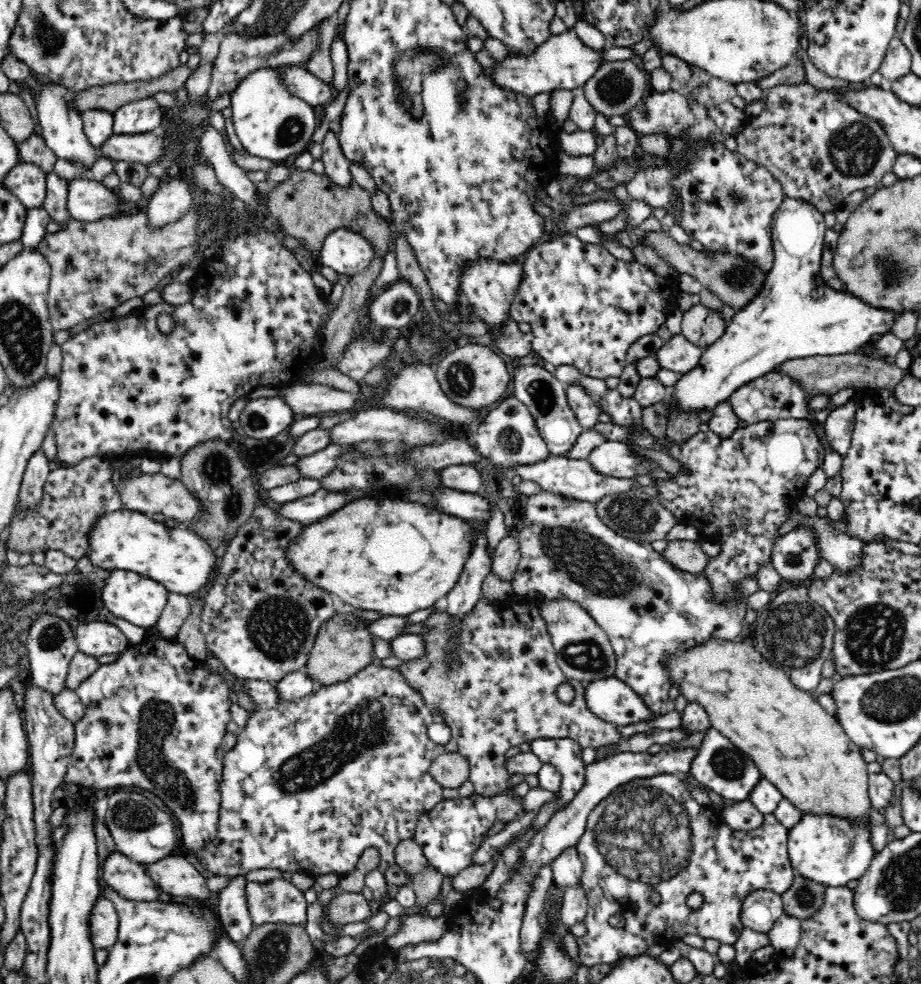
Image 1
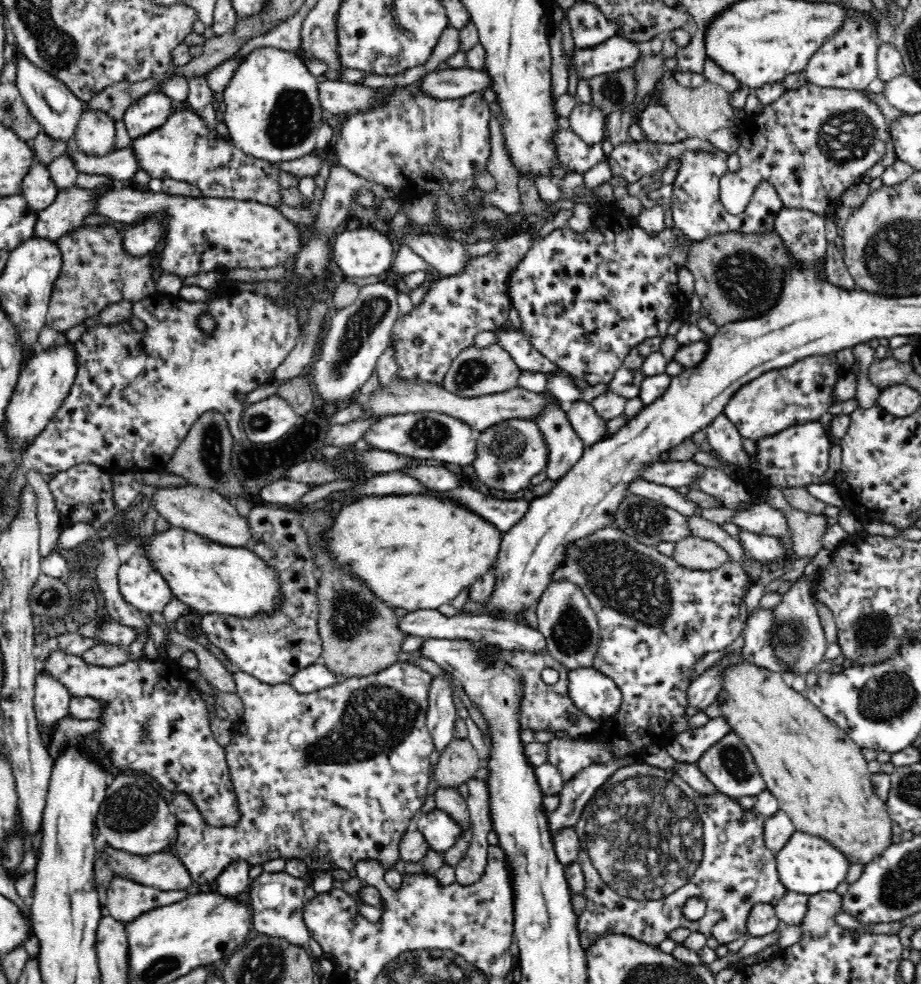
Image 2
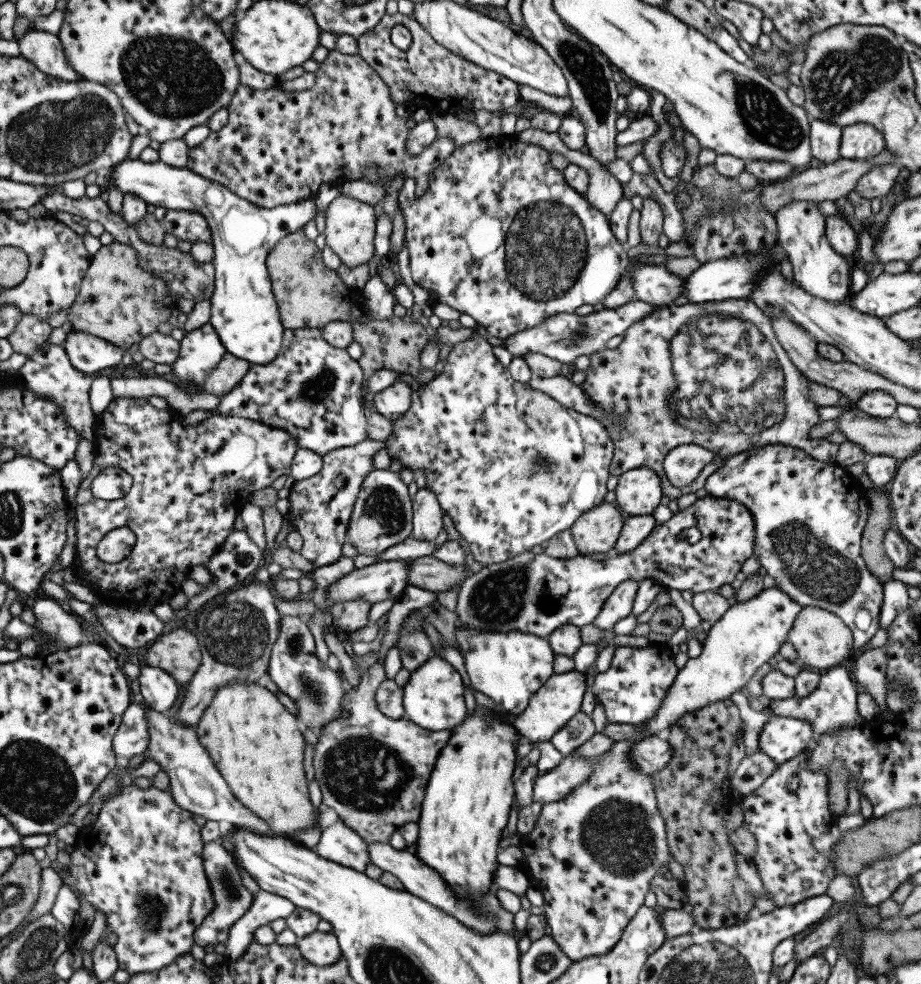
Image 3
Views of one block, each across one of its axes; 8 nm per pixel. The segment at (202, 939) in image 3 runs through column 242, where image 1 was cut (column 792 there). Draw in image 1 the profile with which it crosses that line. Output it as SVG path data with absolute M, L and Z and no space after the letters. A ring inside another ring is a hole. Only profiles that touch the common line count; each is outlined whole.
M794 869L792 886L781 894L786 914L800 919L811 917L824 904L824 893L828 886L808 880Z

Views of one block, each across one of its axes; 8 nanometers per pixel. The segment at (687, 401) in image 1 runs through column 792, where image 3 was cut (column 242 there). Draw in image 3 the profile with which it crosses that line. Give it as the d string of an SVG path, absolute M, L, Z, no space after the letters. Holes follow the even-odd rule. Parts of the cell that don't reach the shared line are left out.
M124 159L118 166L106 175L106 182L102 186L105 195L110 187L116 185L122 192L138 195L147 204L162 206L167 210L192 210L200 213L209 231L212 233L215 269L215 289L211 302L210 324L218 333L224 348L228 353L247 360L250 364L266 365L272 362L283 341L284 325L282 324L279 308L275 301L272 281L266 266L269 252L291 232L296 232L314 219L317 213L316 203L311 199L304 199L290 204L282 204L274 208L256 206L245 198L240 198L234 191L228 190L219 182L204 178L188 168L178 168L162 161L144 162L138 159Z

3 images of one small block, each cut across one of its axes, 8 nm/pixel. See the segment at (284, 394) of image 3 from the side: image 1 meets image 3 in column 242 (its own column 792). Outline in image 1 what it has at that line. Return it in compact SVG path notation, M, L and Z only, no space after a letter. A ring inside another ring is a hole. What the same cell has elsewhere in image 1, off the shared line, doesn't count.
M774 370L734 390L728 398L728 403L740 420L744 420L746 424L756 424L762 420L780 420L780 418L811 418L808 414L810 400L808 391L796 379Z

